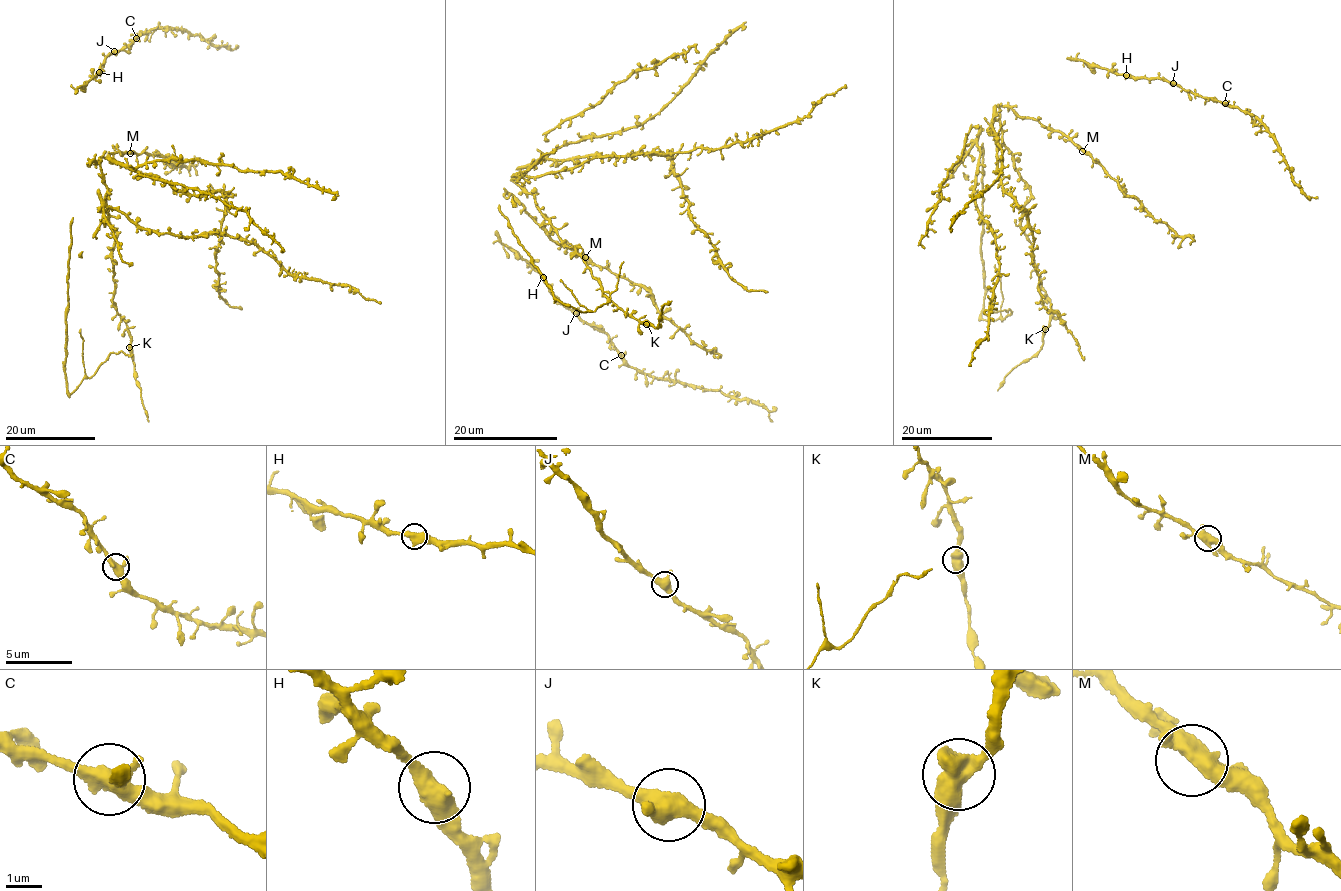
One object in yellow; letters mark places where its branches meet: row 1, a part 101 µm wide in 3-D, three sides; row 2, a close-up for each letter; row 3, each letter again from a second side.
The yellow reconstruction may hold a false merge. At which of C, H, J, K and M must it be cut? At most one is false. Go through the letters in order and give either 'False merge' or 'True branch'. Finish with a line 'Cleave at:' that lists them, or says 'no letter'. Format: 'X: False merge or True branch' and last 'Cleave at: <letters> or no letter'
C: True branch
H: True branch
J: True branch
K: False merge
M: True branch
Cleave at: K

